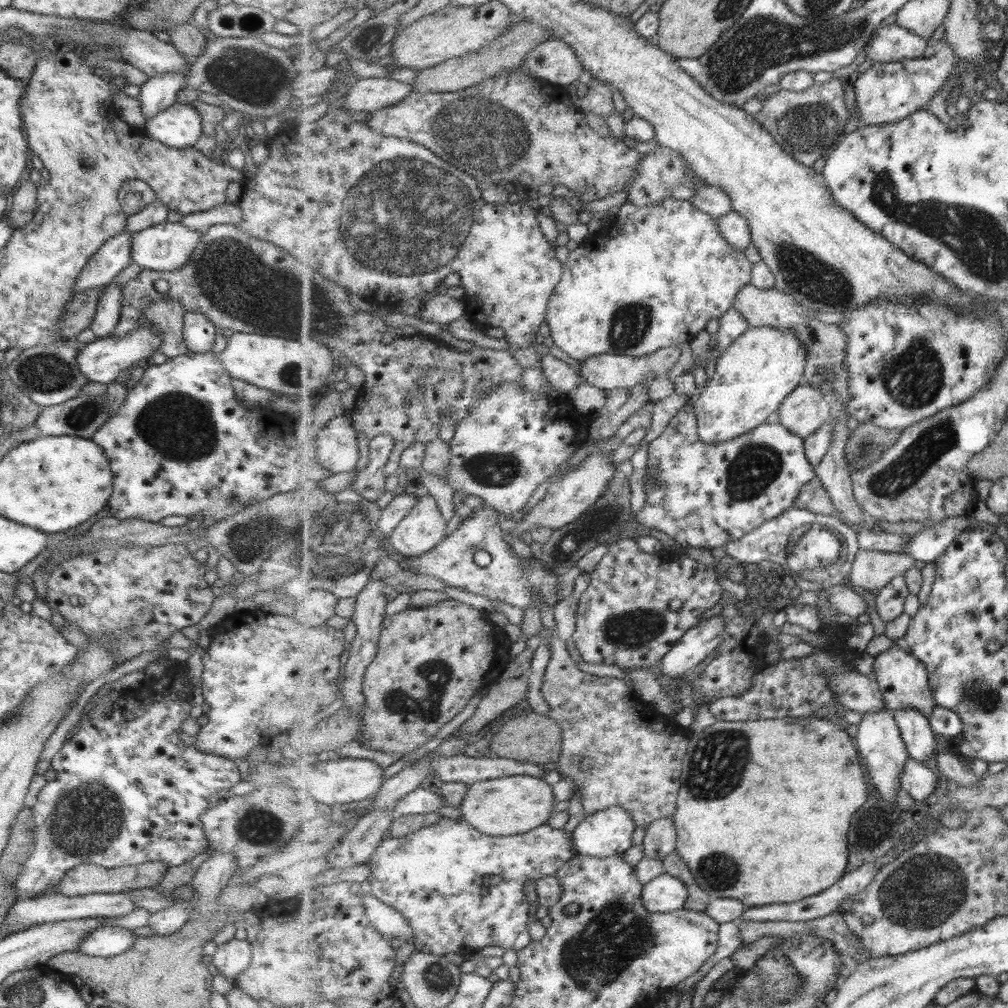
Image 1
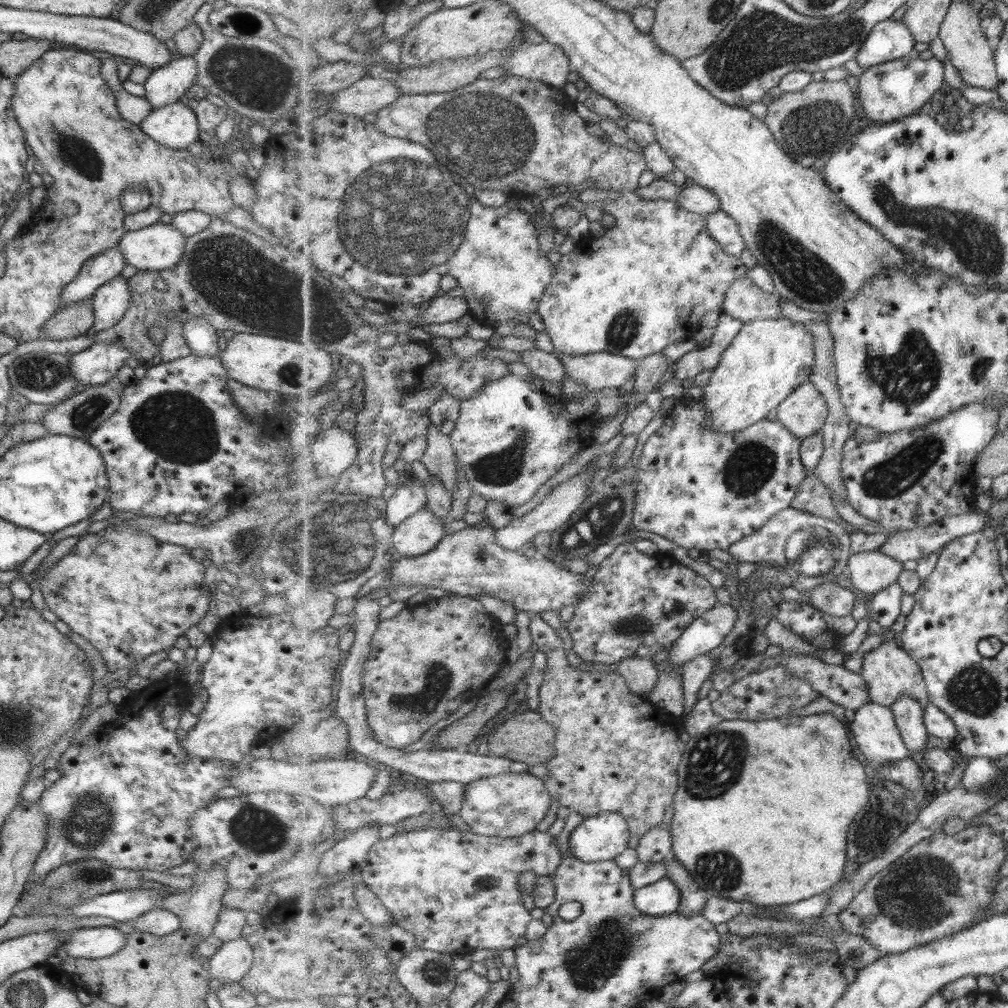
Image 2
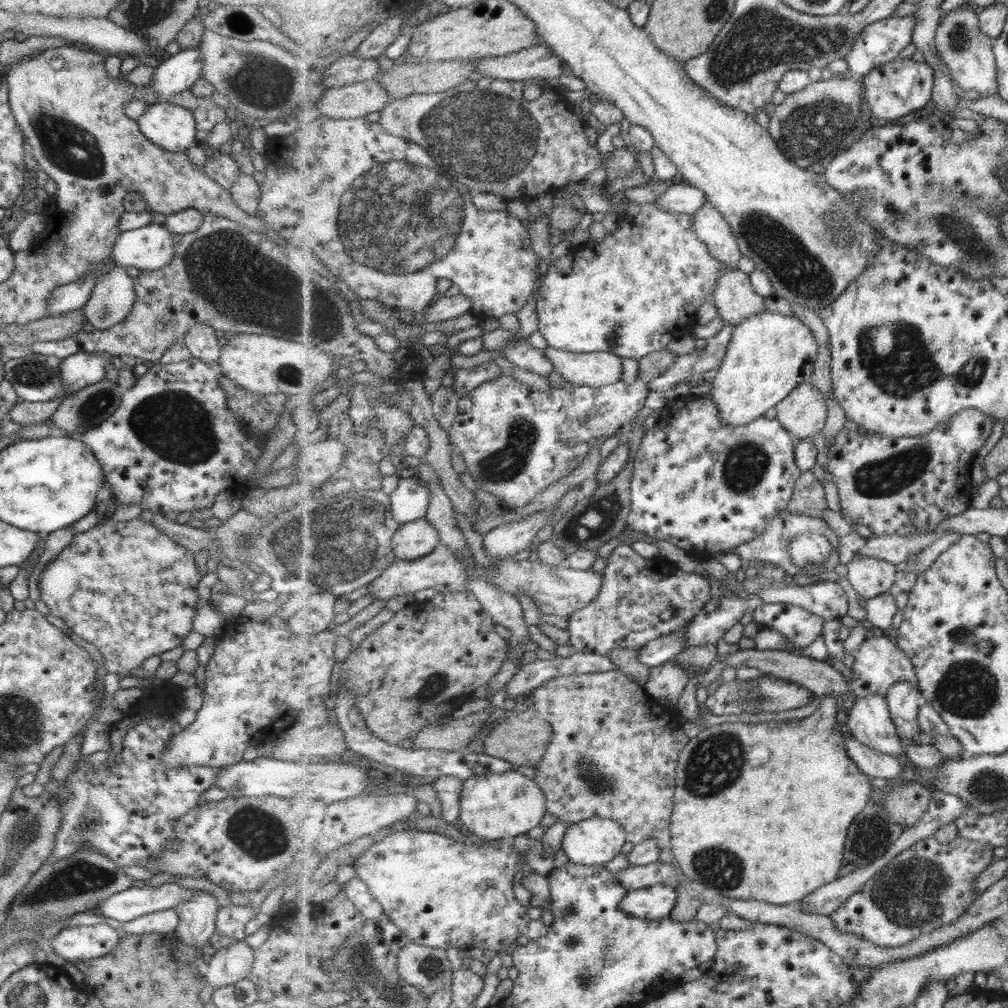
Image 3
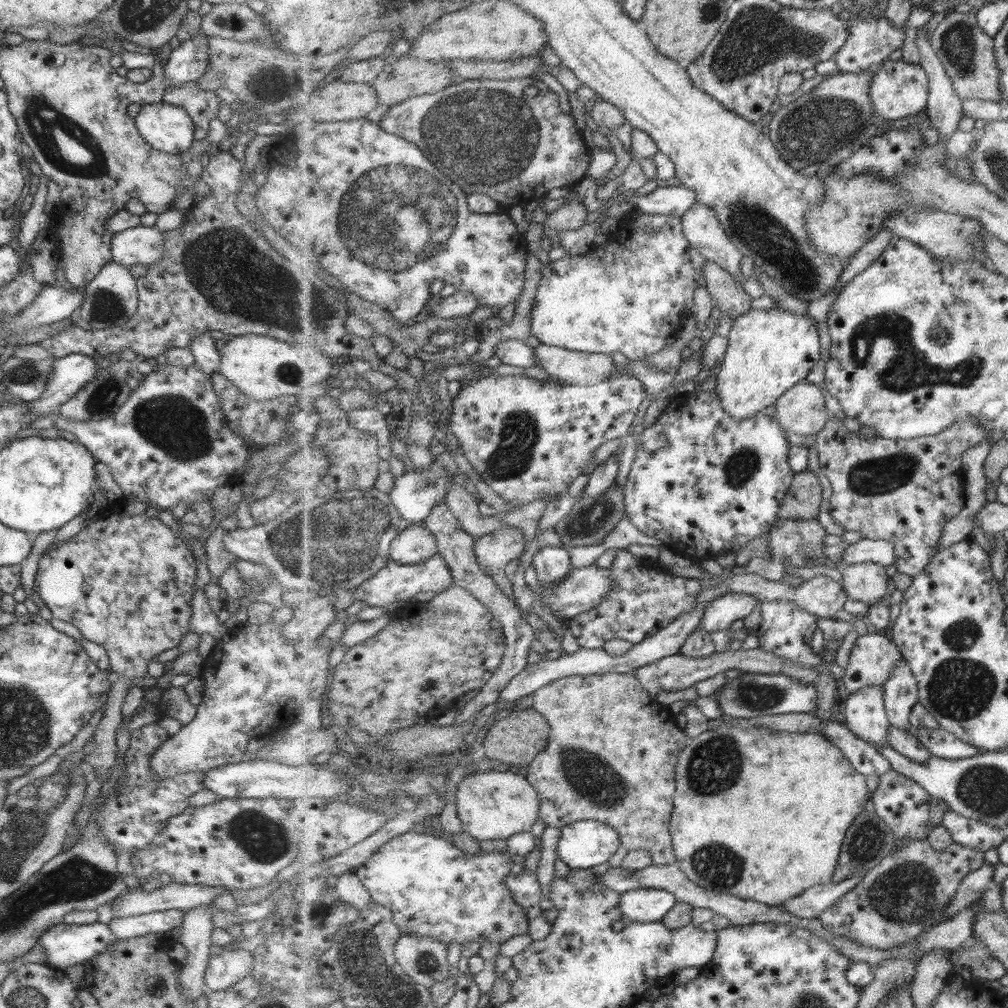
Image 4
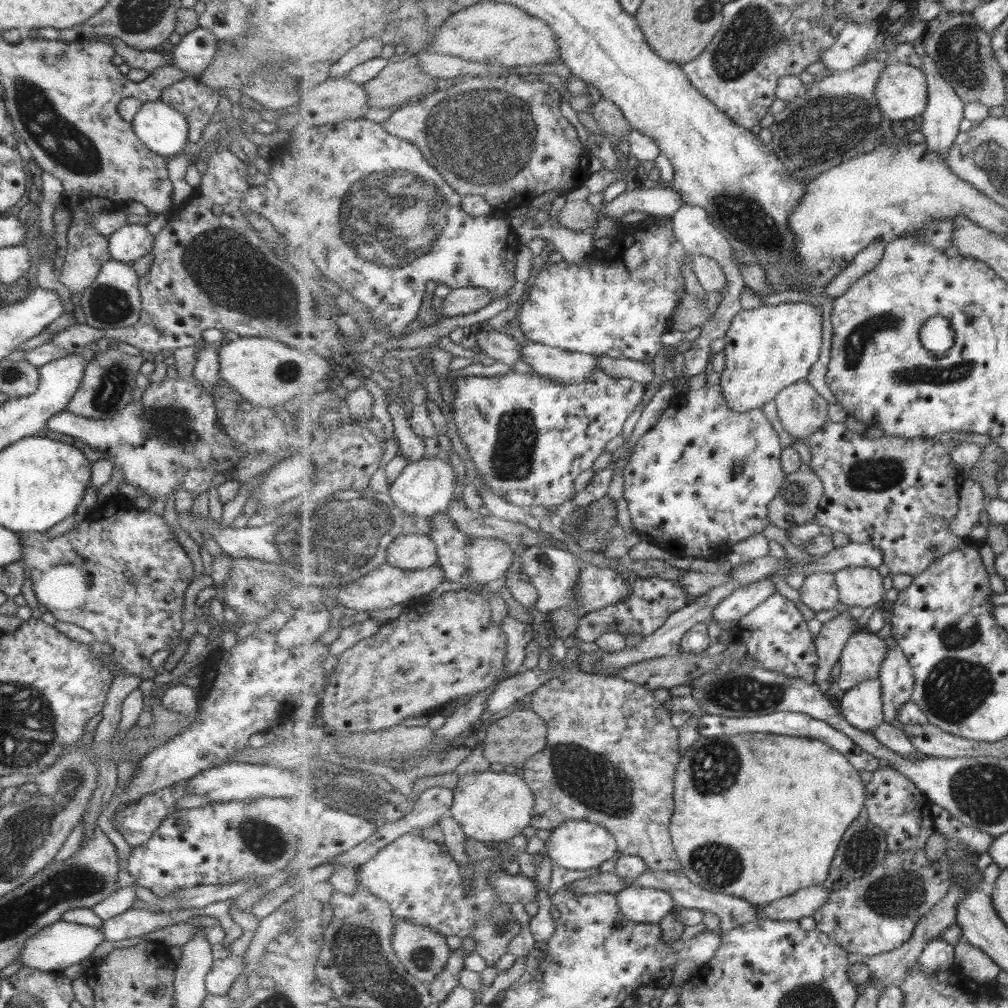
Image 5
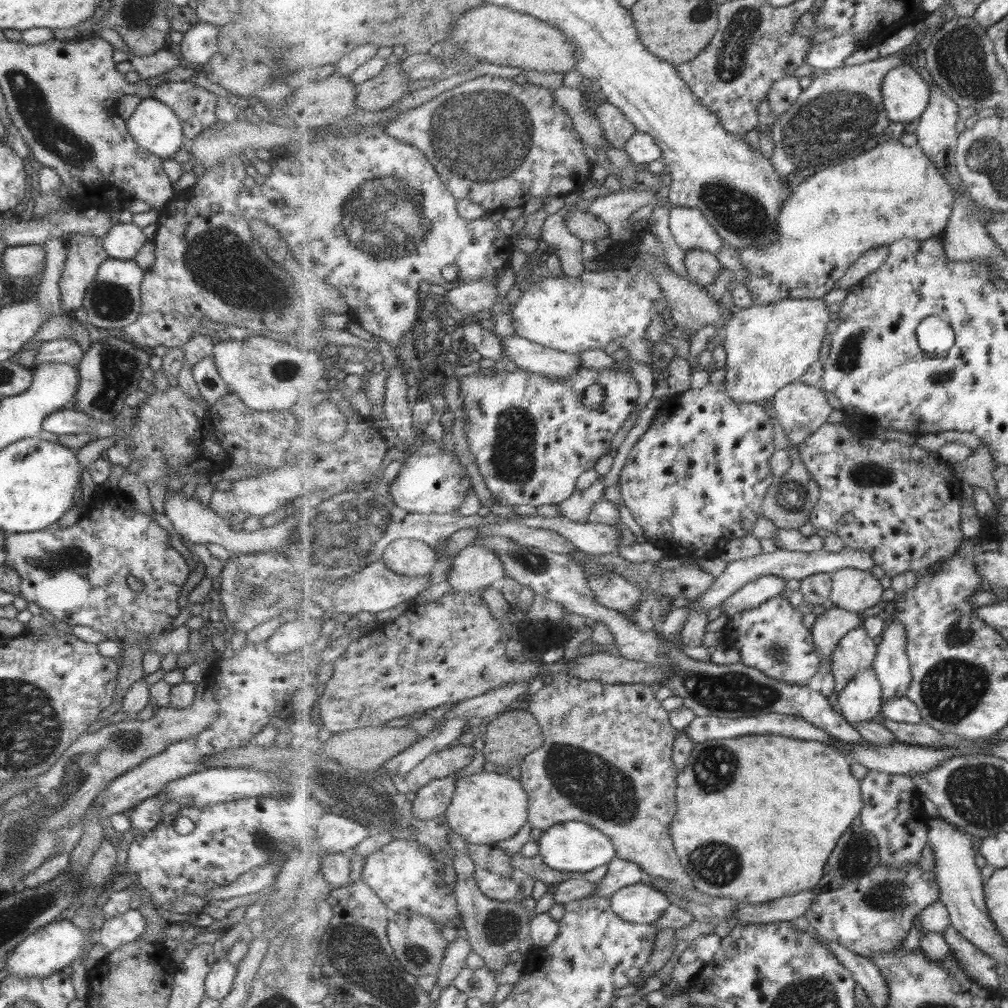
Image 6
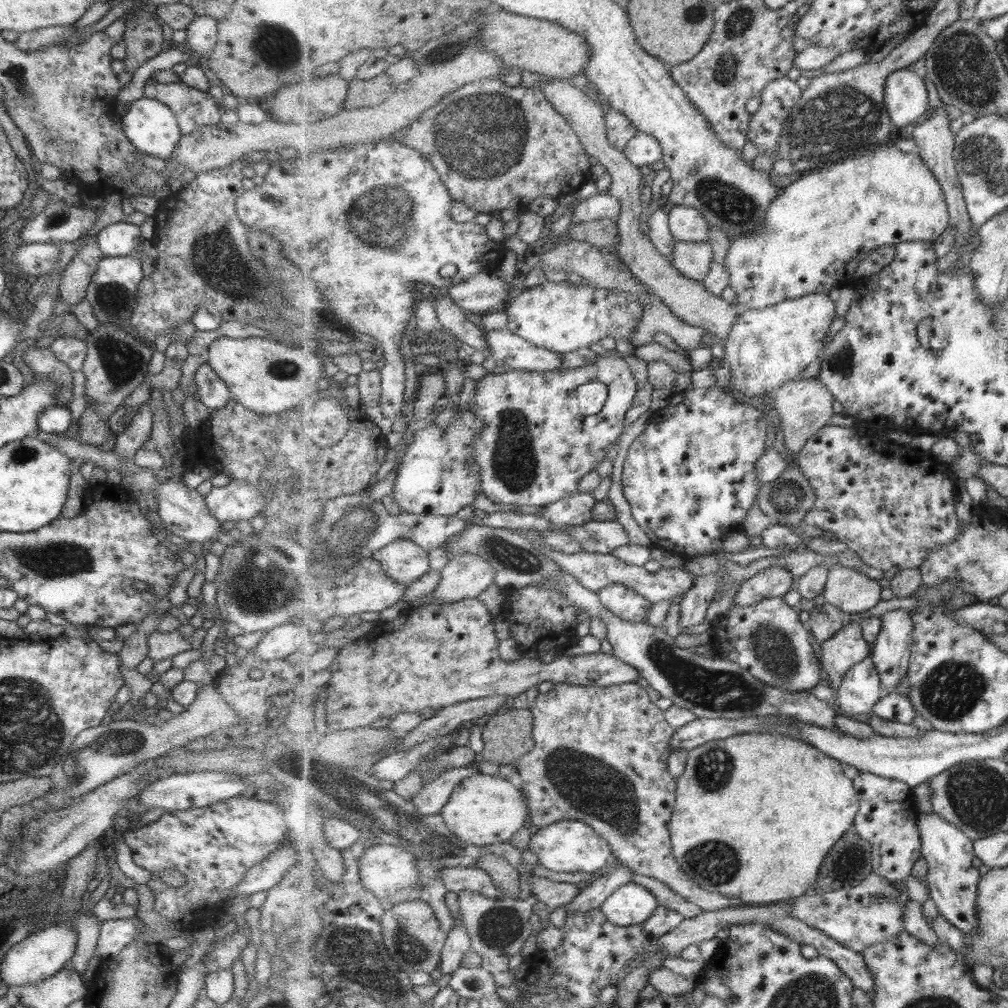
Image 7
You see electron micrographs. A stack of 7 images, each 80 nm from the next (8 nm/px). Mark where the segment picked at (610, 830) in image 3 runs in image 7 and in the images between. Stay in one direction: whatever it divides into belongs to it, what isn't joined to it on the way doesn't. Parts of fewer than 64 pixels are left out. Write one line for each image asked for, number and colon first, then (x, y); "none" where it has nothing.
4: (582, 844)
5: (579, 845)
6: (577, 847)
7: (570, 846)

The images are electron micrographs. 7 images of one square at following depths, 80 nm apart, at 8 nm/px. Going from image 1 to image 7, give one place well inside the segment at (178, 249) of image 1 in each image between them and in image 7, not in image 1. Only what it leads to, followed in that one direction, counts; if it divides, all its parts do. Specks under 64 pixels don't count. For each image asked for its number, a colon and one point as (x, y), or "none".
2: (158, 246)
3: (149, 247)
4: (137, 245)
5: (129, 242)
6: (122, 240)
7: (118, 239)

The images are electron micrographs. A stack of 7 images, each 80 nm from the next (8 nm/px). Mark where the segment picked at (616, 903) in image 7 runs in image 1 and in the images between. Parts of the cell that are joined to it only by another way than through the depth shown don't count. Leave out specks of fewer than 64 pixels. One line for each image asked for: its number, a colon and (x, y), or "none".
1: (666, 893)
2: (663, 897)
3: (654, 903)
4: (649, 905)
5: (641, 904)
6: (640, 904)

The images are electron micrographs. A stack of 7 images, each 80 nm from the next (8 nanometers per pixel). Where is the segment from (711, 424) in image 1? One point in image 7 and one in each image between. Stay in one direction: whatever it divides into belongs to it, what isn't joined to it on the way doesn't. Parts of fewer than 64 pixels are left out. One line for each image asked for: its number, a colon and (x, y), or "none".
2: (769, 358)
3: (770, 354)
4: (770, 351)
5: (768, 348)
6: (768, 347)
7: (766, 348)

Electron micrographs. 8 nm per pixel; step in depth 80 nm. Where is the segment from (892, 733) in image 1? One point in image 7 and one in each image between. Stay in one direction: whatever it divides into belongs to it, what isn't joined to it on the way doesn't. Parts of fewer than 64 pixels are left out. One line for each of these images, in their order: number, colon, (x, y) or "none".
2: (878, 738)
3: (869, 719)
4: (865, 710)
5: (862, 706)
6: (861, 700)
7: (862, 689)

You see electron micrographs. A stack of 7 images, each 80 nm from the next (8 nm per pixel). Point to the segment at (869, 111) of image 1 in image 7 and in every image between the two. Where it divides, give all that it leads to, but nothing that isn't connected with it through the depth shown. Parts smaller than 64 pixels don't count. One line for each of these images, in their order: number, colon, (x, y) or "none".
2: (891, 91)
3: (893, 90)
4: (898, 89)
5: (902, 92)
6: (906, 95)
7: (906, 94)

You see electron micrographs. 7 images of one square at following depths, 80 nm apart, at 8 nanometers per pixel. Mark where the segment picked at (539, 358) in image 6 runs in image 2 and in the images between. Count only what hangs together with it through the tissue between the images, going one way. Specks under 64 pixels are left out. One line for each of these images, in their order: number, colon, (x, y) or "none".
2: (601, 370)
3: (597, 369)
4: (570, 367)
5: (567, 367)

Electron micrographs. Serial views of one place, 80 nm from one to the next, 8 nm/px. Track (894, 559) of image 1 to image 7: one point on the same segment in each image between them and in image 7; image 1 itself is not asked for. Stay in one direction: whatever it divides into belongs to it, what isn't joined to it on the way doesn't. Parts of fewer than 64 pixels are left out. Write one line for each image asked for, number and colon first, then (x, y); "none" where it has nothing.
2: (870, 571)
3: (869, 576)
4: (867, 581)
5: (861, 586)
6: (854, 589)
7: (852, 591)

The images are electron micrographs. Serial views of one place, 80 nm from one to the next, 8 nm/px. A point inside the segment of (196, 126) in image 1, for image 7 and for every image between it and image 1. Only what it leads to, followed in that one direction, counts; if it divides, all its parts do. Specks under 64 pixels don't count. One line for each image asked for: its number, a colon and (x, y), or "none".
2: (174, 126)
3: (171, 127)
4: (166, 128)
5: (161, 129)
6: (152, 125)
7: (148, 125)

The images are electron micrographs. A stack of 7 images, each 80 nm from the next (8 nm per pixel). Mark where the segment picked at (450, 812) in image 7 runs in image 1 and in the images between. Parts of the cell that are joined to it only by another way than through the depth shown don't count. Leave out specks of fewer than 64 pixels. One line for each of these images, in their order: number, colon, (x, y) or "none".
1: (512, 805)
2: (509, 805)
3: (494, 806)
4: (497, 804)
5: (492, 805)
6: (488, 807)

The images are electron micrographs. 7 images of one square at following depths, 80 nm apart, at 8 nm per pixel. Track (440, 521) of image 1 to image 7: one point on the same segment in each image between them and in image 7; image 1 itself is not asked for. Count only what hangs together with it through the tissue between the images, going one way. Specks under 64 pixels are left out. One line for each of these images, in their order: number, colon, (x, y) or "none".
2: (420, 534)
3: (414, 540)
4: (415, 545)
5: (415, 551)
6: (410, 557)
7: (404, 561)

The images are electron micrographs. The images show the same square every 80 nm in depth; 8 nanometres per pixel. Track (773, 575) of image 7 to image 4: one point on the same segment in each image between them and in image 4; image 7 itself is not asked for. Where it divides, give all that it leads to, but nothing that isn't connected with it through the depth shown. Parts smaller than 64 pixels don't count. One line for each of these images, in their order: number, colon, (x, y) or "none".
4: (723, 613)
5: (744, 600)
6: (756, 592)

